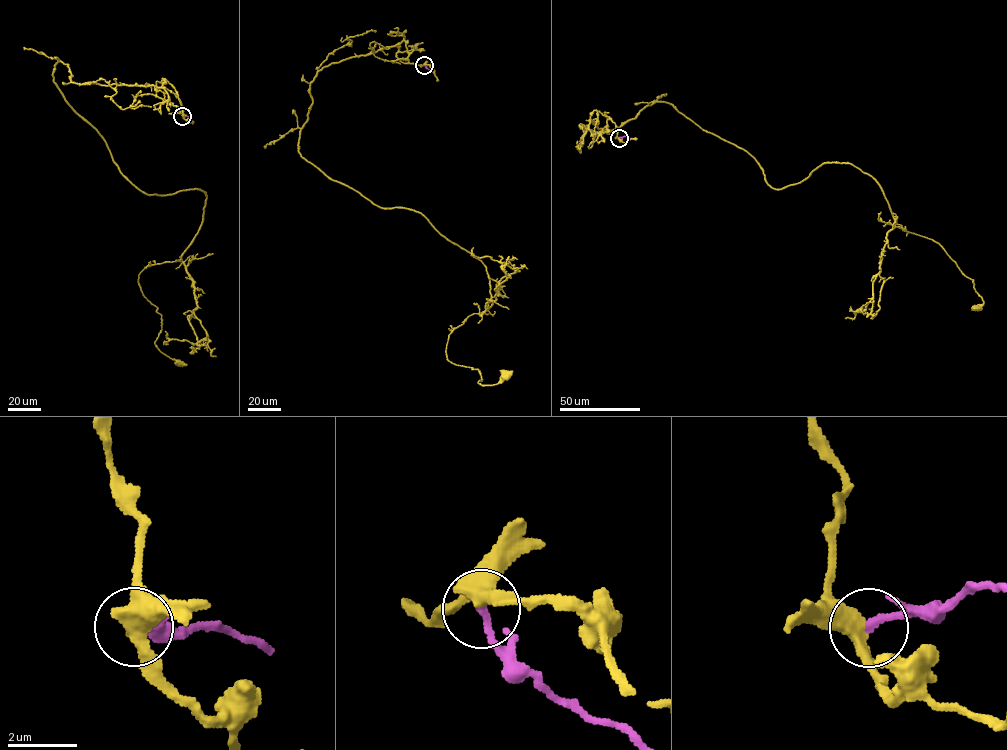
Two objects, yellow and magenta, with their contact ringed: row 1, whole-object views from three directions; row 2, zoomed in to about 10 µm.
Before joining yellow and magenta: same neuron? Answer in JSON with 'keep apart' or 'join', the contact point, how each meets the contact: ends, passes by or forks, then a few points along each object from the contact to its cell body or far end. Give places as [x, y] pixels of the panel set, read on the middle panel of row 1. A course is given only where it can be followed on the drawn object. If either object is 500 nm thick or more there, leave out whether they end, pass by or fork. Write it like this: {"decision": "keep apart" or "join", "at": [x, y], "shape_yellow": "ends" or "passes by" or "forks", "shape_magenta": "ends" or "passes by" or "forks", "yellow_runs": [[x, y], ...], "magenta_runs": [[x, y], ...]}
{"decision": "keep apart", "at": [424, 65], "shape_yellow": "passes by", "shape_magenta": "ends", "yellow_runs": [[424, 65], [397, 45], [324, 66], [298, 152], [483, 264], [492, 304], [446, 357], [483, 385], [505, 374]], "magenta_runs": [[424, 65], [436, 78]]}

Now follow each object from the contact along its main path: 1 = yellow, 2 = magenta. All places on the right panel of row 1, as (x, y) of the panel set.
1: (619, 138), (594, 111), (610, 131), (664, 102), (774, 188), (852, 164), (893, 225), (972, 280), (975, 308)
2: (619, 138), (634, 138)

